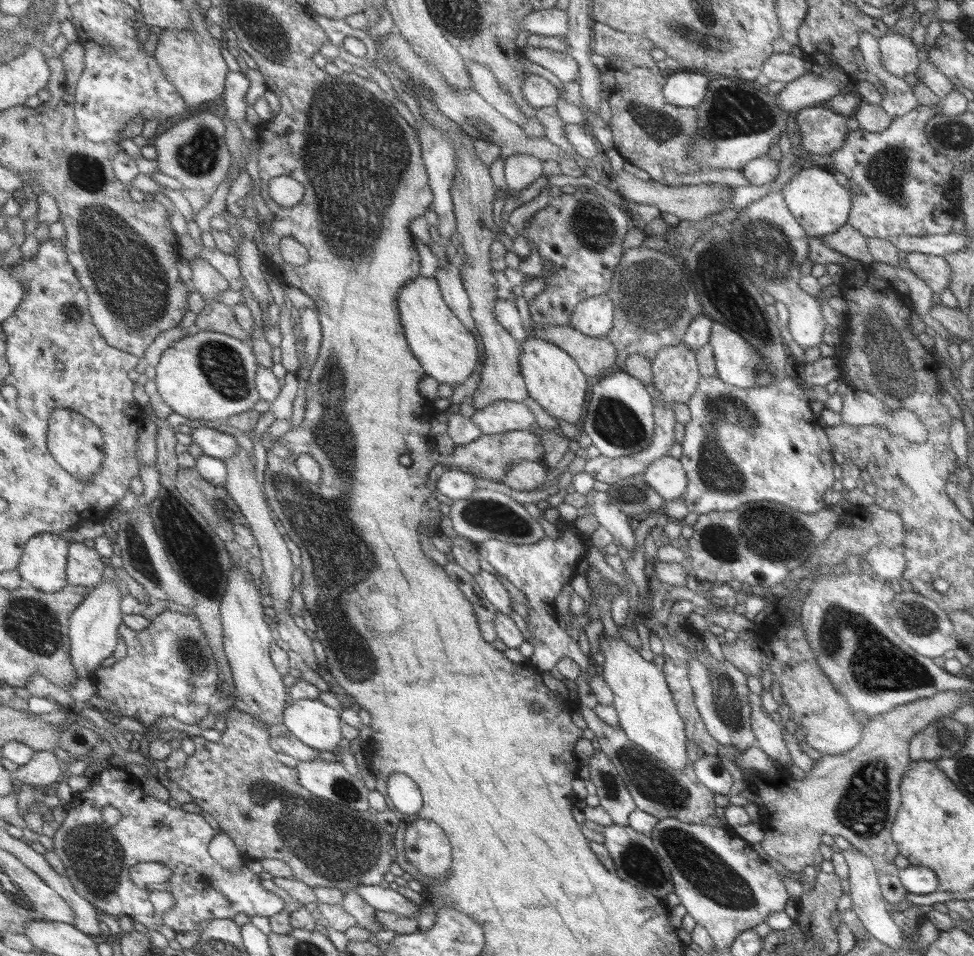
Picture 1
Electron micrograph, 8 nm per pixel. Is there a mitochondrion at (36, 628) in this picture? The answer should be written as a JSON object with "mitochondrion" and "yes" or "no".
{"mitochondrion":"yes"}

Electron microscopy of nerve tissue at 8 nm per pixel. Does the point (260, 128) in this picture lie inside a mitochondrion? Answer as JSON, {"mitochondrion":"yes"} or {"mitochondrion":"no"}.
{"mitochondrion":"no"}

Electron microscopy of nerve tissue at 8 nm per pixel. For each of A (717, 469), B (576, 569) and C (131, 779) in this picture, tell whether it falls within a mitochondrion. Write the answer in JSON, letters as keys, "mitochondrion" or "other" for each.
{"A":"mitochondrion","B":"other","C":"other"}

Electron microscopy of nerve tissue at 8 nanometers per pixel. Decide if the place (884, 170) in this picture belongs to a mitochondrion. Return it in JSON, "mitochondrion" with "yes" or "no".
{"mitochondrion":"yes"}

